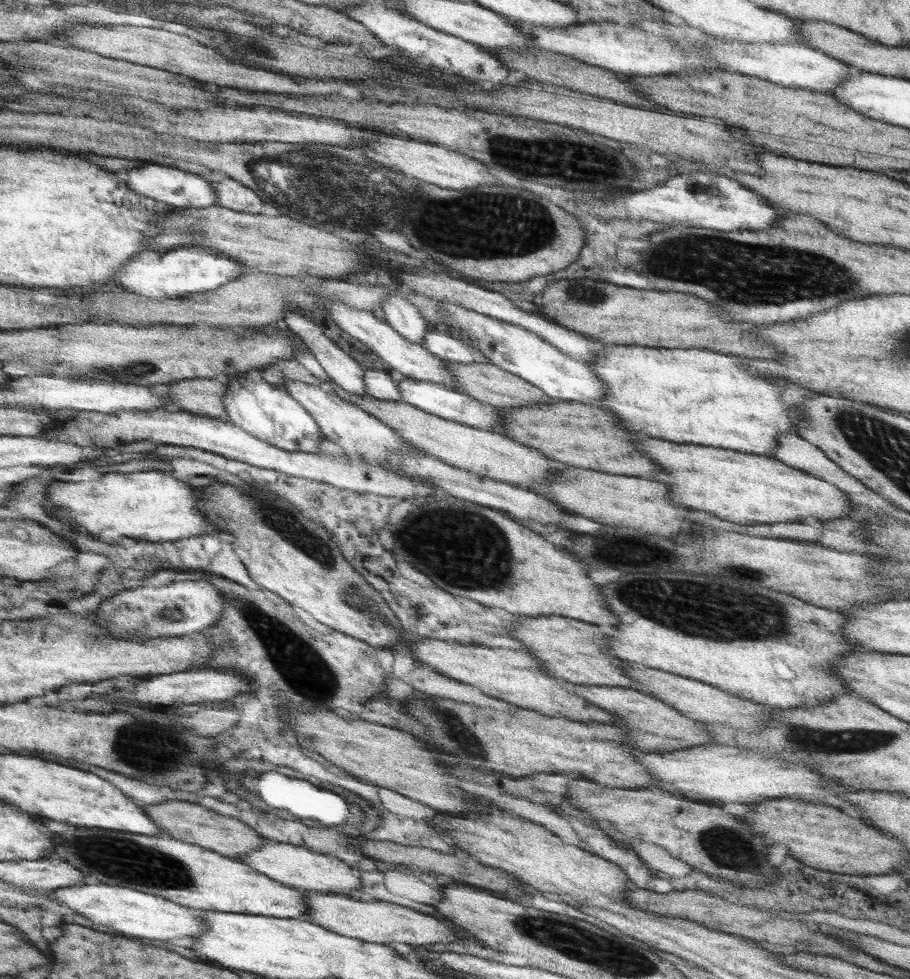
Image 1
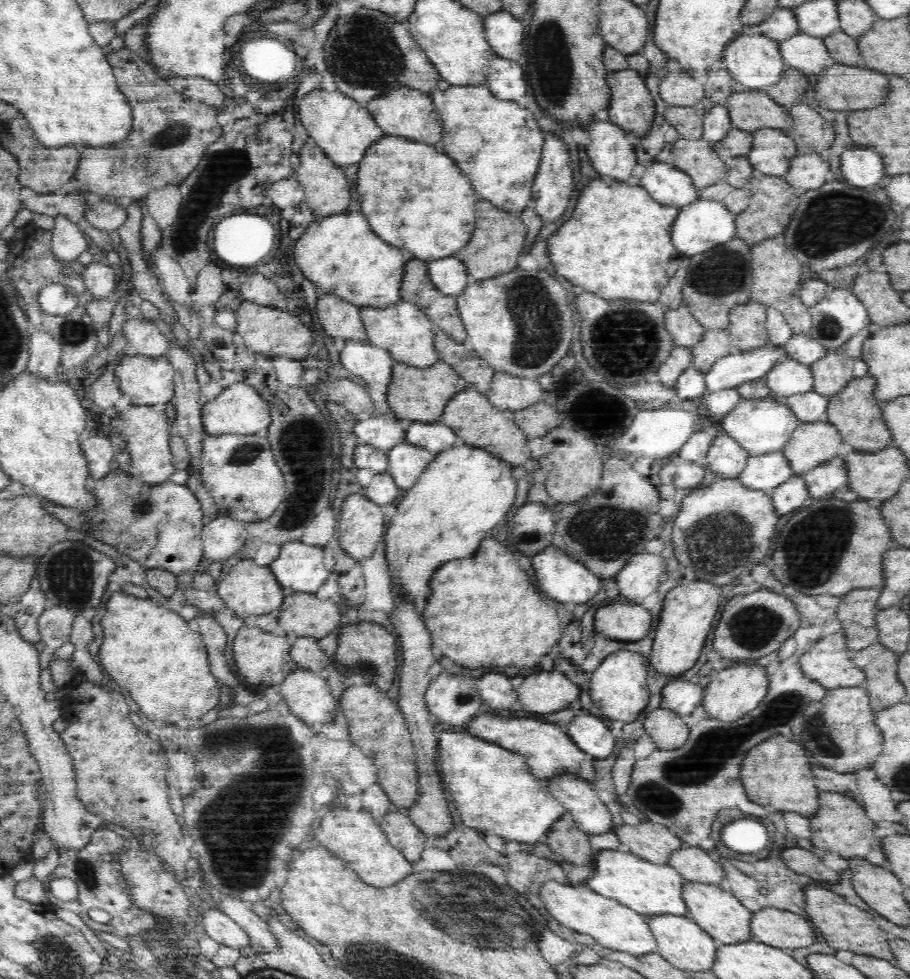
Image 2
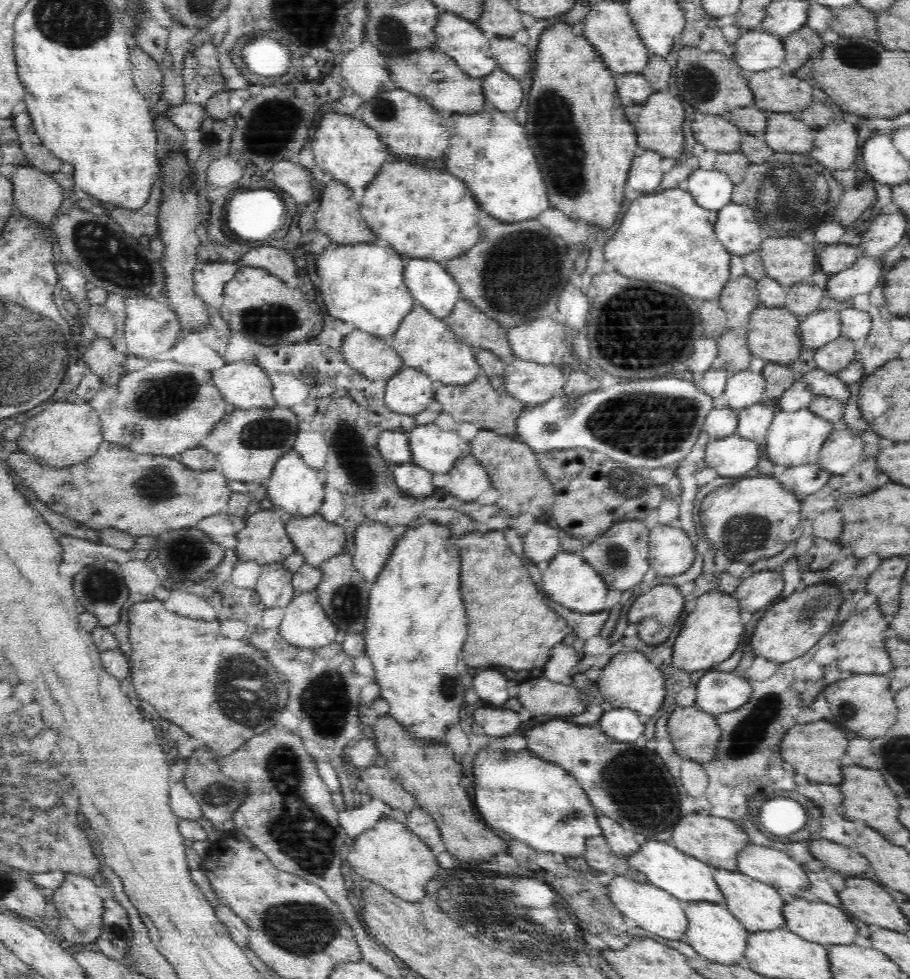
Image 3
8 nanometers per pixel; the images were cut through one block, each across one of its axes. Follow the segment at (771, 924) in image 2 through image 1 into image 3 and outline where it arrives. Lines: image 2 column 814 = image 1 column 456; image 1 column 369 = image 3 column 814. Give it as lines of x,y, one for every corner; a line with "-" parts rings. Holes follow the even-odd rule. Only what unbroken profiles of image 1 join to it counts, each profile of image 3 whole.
795,896
790,904
785,904
784,914
785,926
789,928
790,932
824,946
852,944
856,938
856,932
858,932
858,926
852,922
852,918
846,912
842,912
840,907
827,904
822,900
808,902
804,898

